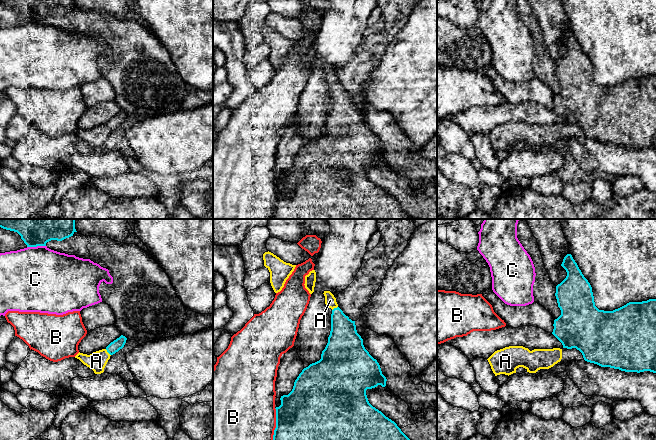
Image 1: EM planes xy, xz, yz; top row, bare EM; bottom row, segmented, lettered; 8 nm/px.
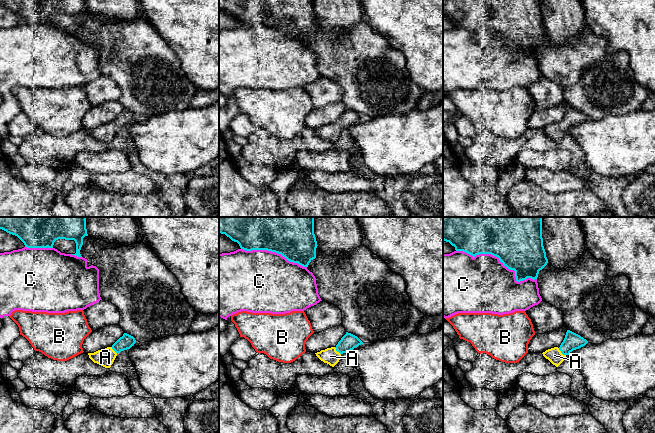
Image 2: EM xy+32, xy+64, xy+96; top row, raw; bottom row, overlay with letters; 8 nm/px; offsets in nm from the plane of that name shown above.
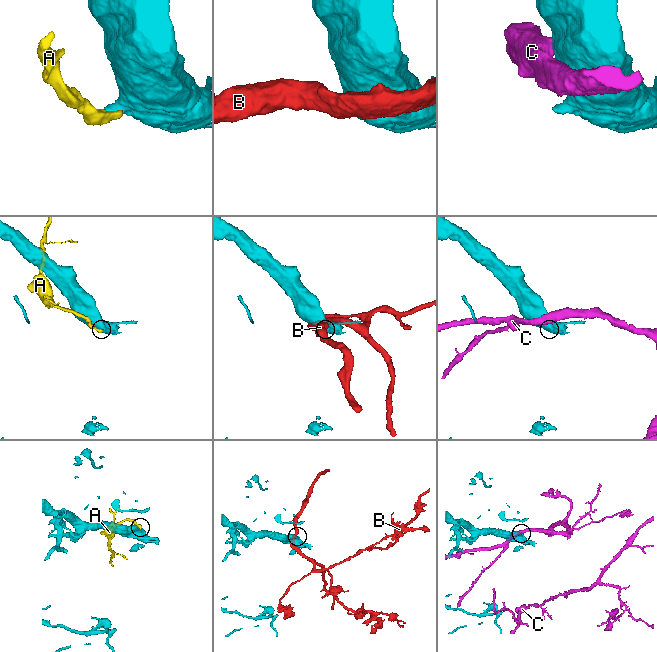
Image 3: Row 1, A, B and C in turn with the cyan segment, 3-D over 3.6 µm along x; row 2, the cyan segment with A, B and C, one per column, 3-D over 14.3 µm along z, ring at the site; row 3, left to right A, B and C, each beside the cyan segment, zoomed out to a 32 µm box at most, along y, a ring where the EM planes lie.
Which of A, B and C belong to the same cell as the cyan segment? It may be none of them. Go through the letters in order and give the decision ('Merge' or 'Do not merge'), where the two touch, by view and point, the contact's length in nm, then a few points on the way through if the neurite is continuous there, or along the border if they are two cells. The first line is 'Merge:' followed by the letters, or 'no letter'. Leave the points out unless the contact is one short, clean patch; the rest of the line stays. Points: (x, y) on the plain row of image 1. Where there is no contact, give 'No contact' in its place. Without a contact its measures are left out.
Merge: A
A: Merge. Touches cyan at xy (107, 127). Shared border 70 nm. Path across: xy (116, 121), (107, 127), (96, 137)
B: Do not merge. Touches cyan at xz (276, 201). Shared border 280 nm
C: Do not merge. Touches cyan at xy (36, 22). Shared border 150 nm

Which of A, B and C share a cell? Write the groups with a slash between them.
A / B / C

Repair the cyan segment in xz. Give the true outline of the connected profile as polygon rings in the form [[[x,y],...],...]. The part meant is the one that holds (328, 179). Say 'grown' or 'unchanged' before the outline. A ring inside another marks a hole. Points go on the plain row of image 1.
grown; [[[324,67],[323,70],[325,80],[332,85],[328,119],[322,127],[321,135],[304,144],[295,156],[292,167],[281,172],[281,181],[275,184],[276,204],[272,219],[415,219],[394,197],[369,179],[366,166],[378,161],[385,163],[387,155],[377,136],[365,125],[355,97],[343,89],[330,67]]]

